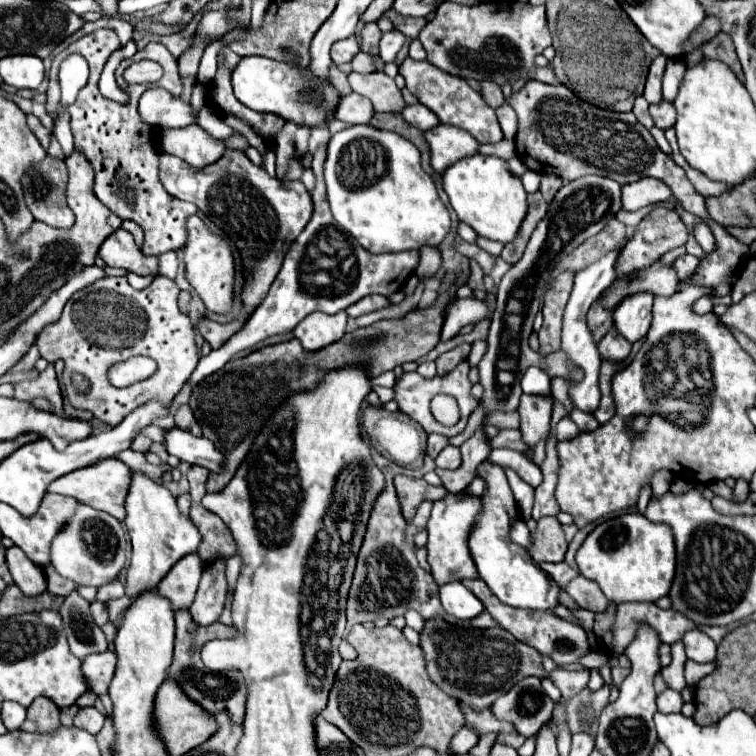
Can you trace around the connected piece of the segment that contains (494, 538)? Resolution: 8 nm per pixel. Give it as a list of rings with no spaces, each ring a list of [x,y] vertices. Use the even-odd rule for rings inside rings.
[[[484,461],[480,467],[476,467],[476,477],[484,479],[486,491],[480,497],[482,509],[470,529],[468,537],[468,549],[474,559],[474,565],[478,569],[480,579],[486,581],[490,591],[506,605],[510,607],[522,607],[522,609],[554,609],[558,605],[560,587],[538,567],[532,563],[530,555],[524,547],[512,543],[508,539],[508,531],[514,525],[514,521],[520,519],[518,505],[514,501],[512,489],[506,481],[504,469],[496,463]]]

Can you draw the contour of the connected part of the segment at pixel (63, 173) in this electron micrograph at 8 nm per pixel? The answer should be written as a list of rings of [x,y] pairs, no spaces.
[[[46,155],[40,163],[34,163],[32,167],[26,169],[20,183],[22,183],[26,207],[30,209],[36,221],[42,221],[50,227],[64,227],[64,229],[74,225],[74,213],[66,205],[66,181],[68,181],[68,169],[66,169],[64,159]]]

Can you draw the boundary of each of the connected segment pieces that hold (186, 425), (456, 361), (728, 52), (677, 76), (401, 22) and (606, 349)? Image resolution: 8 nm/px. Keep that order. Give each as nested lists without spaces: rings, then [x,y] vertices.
[[[180,405],[180,407],[176,409],[176,413],[174,413],[174,419],[176,419],[176,427],[186,429],[186,431],[190,431],[192,435],[200,435],[200,433],[202,433],[202,429],[200,429],[200,425],[196,423],[196,419],[194,419],[194,415],[192,415],[192,411],[190,411],[188,405]]]
[[[458,345],[456,349],[452,349],[452,351],[448,351],[448,353],[444,353],[444,355],[440,355],[438,359],[436,359],[436,365],[438,365],[438,375],[442,377],[442,375],[446,375],[446,371],[452,371],[456,365],[460,365],[466,357],[468,357],[468,353],[470,353],[470,345]]]
[[[718,33],[714,39],[706,41],[702,45],[702,55],[706,59],[718,59],[718,61],[724,61],[734,73],[738,79],[742,79],[742,67],[738,63],[738,57],[736,57],[736,51],[734,51],[734,43],[730,39],[730,35],[726,33]]]
[[[668,59],[668,67],[666,67],[666,73],[664,73],[664,101],[668,99],[670,103],[676,99],[676,93],[678,93],[678,87],[680,87],[680,81],[686,73],[686,63],[680,61],[680,59]]]
[[[388,9],[384,15],[394,23],[394,27],[396,27],[398,31],[402,31],[404,35],[408,35],[410,39],[416,39],[416,37],[418,37],[418,33],[420,33],[420,29],[426,25],[426,21],[424,21],[424,19],[402,17],[402,15],[398,15],[398,13],[396,13],[396,11],[392,11],[392,9]]]
[[[610,329],[606,333],[606,337],[598,343],[600,357],[604,361],[614,361],[614,363],[622,363],[630,355],[630,349],[632,349],[632,345],[626,343],[626,339],[622,339],[618,335],[618,331],[614,331],[614,329]]]

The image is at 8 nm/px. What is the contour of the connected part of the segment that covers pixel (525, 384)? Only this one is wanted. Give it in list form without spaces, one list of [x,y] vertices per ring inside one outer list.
[[[530,367],[520,383],[522,391],[528,395],[550,395],[550,377],[540,367]]]

